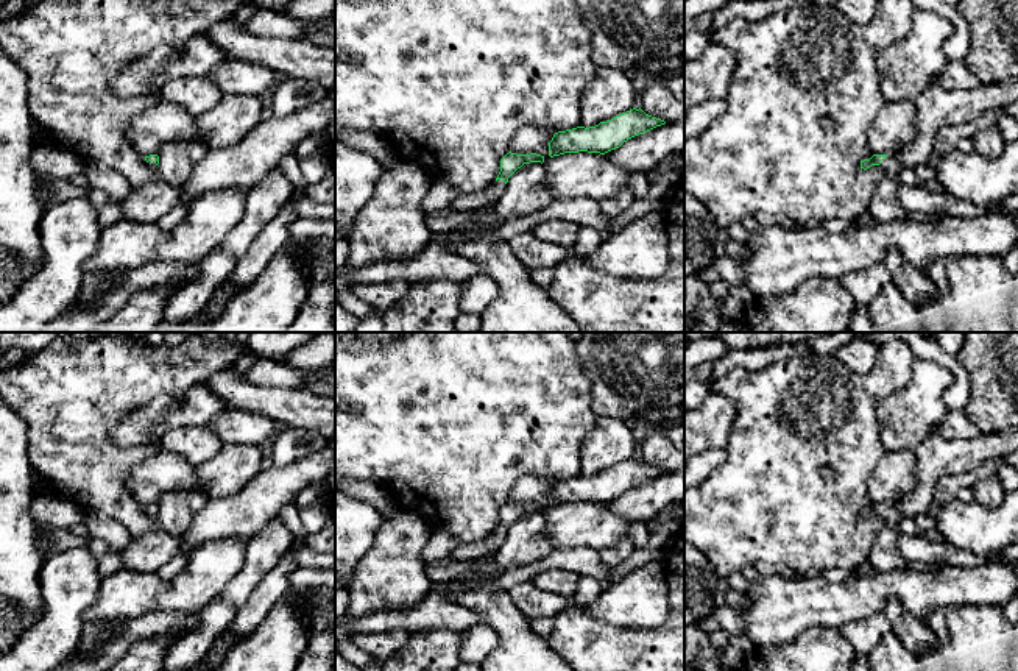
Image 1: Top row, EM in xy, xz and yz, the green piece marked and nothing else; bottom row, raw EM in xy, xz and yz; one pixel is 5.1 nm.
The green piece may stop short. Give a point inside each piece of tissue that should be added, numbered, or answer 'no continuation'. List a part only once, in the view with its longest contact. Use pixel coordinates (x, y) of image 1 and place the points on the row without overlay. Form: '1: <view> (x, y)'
1: xz (466, 551)

